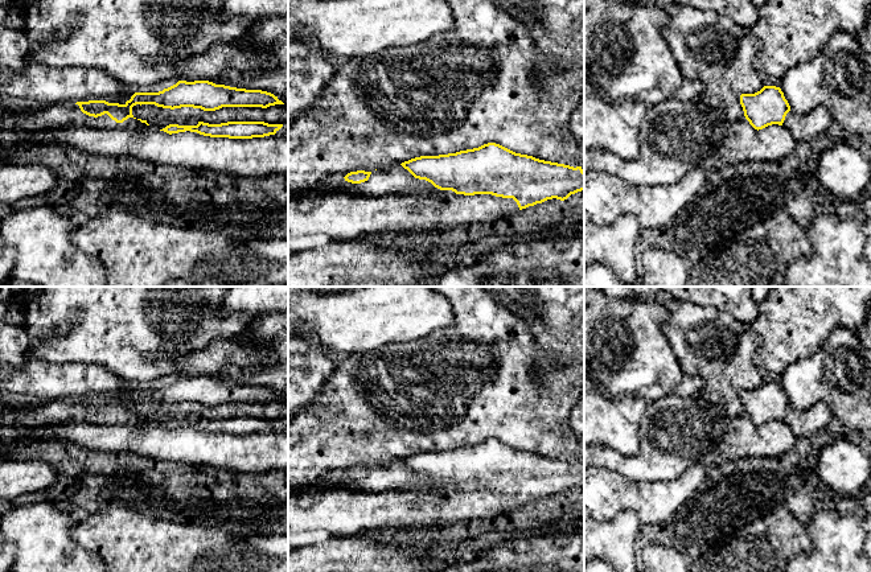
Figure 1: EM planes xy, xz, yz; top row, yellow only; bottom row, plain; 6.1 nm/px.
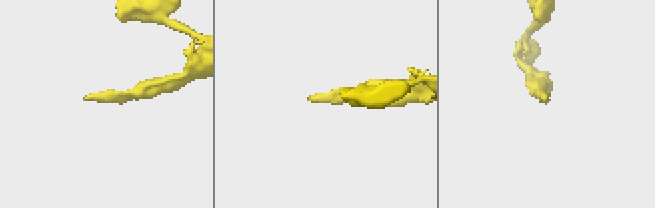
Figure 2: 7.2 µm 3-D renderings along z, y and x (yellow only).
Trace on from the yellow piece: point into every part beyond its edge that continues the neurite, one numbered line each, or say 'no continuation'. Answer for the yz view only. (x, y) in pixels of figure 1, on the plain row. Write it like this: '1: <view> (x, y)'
1: yz (801, 422)

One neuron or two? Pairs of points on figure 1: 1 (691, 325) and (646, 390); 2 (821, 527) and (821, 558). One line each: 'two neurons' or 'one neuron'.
1: two neurons
2: one neuron

